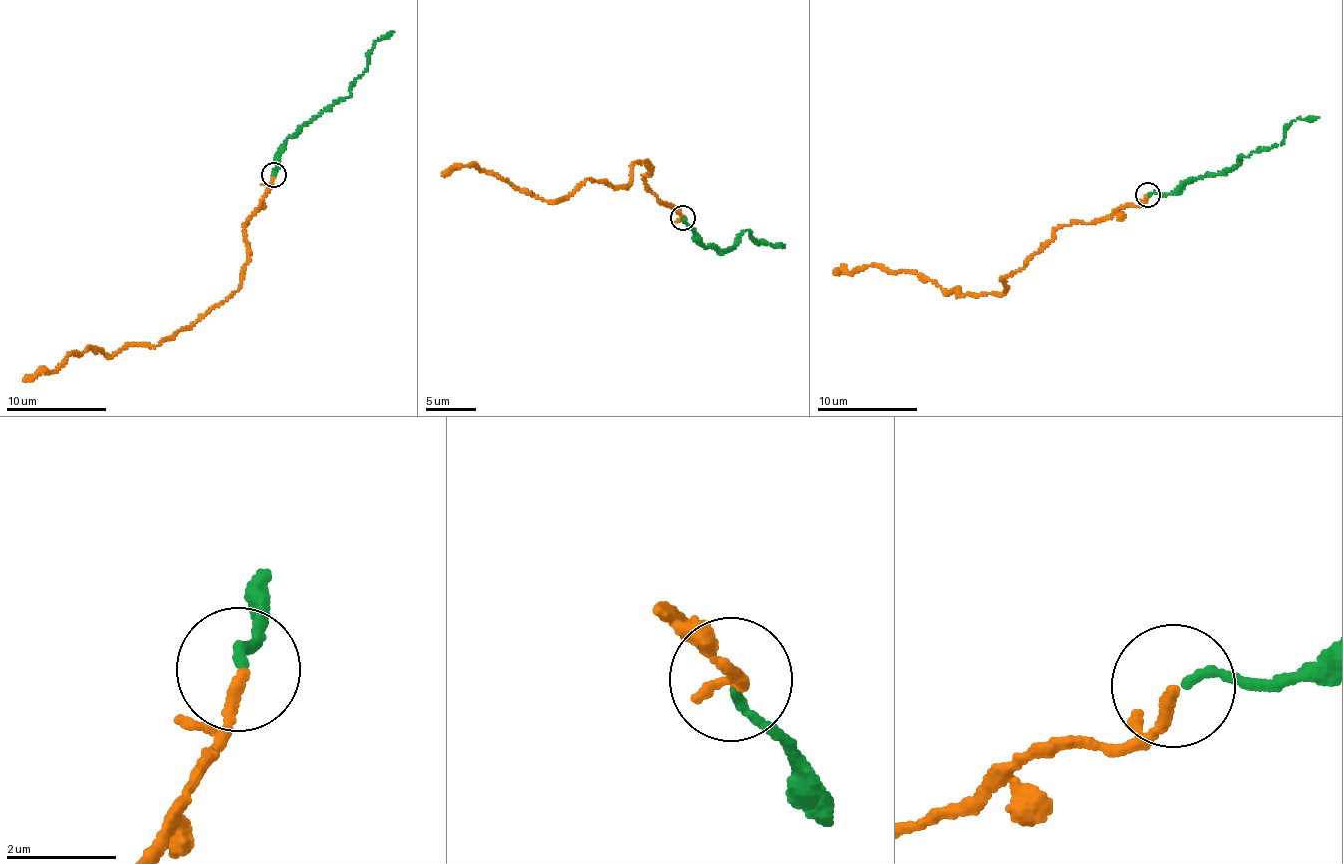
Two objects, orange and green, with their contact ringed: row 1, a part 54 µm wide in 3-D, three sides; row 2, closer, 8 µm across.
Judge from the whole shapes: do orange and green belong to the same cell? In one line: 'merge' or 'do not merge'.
merge

